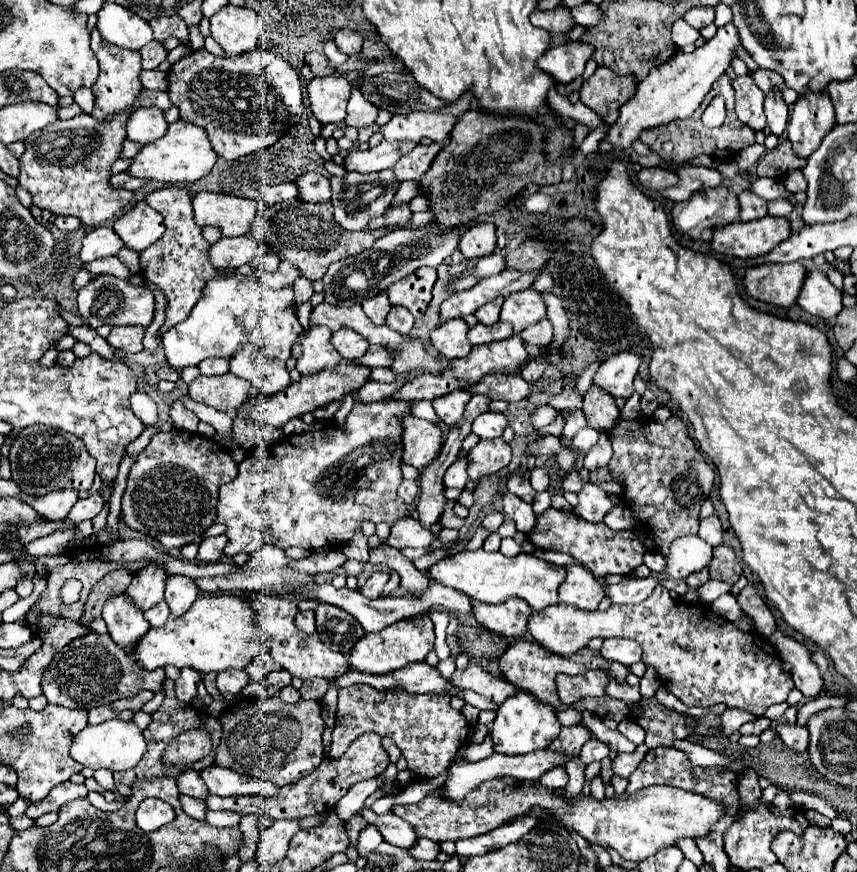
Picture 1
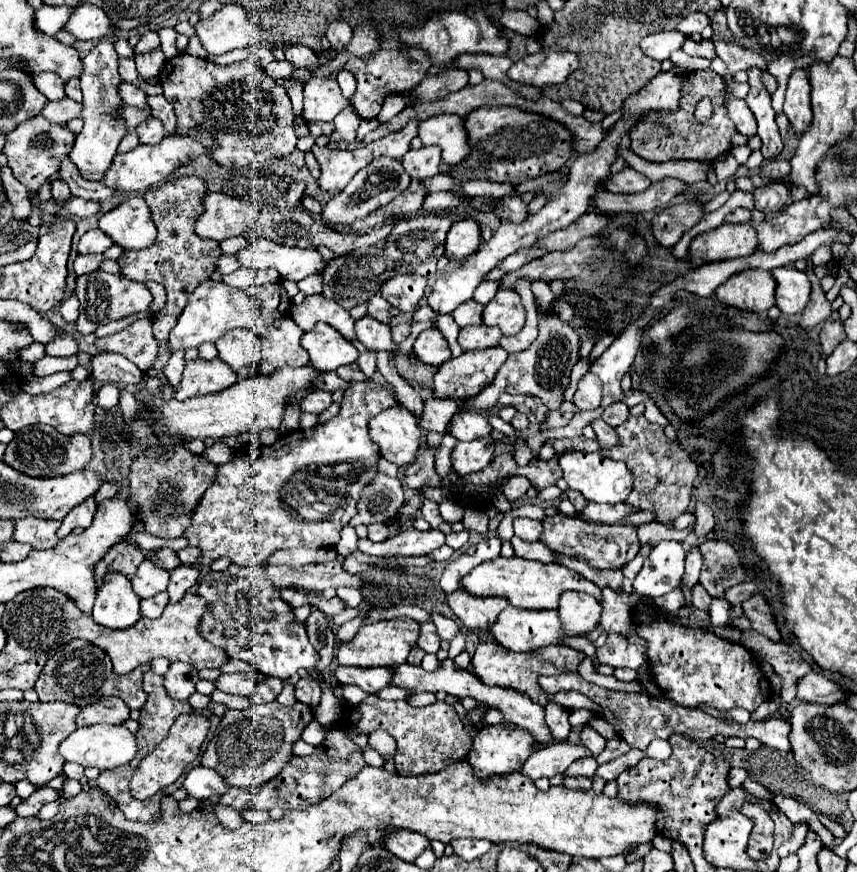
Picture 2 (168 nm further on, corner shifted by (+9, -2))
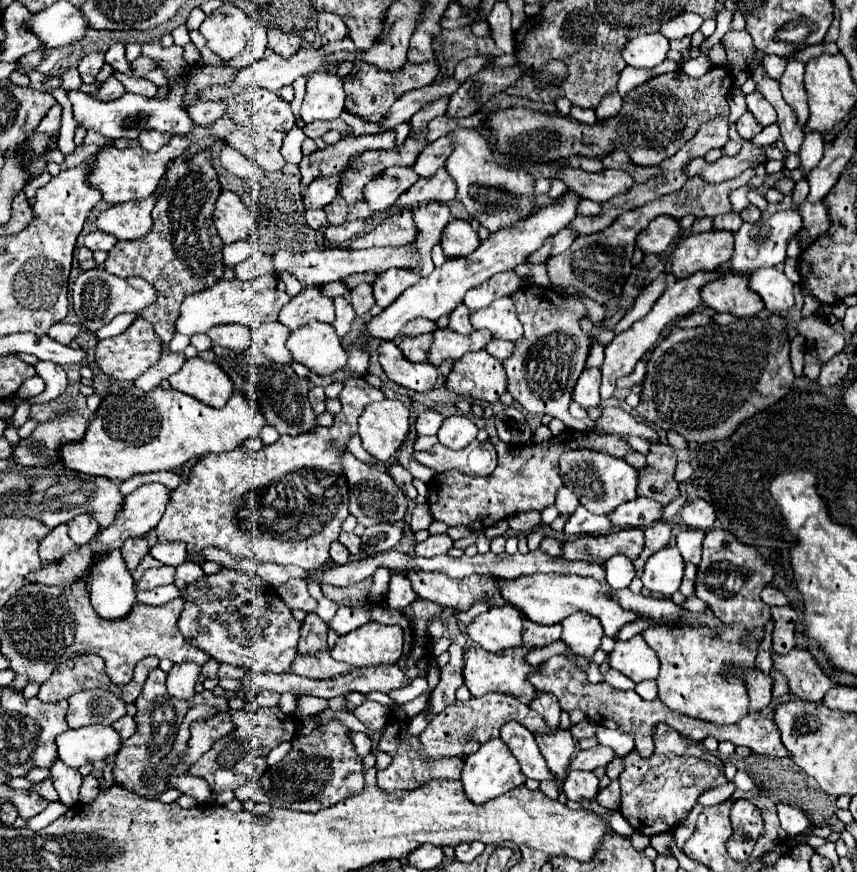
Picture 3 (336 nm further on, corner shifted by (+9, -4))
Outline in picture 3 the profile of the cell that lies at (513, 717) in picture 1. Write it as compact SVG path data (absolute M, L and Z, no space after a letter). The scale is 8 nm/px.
M494 738L494 740L488 740L486 744L482 744L478 752L474 752L466 758L464 768L462 768L464 794L472 804L486 804L488 800L496 798L512 788L518 788L524 782L526 782L526 776L522 774L518 760L512 756L508 746L500 738Z

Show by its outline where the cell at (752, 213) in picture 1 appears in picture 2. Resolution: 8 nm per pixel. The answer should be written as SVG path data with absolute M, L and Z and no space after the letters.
M736 208L734 212L730 212L730 214L726 216L726 222L732 222L732 224L750 222L750 210L746 210L746 208Z

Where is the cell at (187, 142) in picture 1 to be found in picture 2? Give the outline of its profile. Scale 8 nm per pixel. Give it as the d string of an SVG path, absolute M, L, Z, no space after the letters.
M166 136L166 138L162 138L162 142L152 144L152 146L138 144L134 150L114 156L112 166L106 170L104 184L110 188L116 188L116 190L126 190L126 192L148 190L148 188L158 186L160 182L166 182L170 174L174 174L182 166L188 166L190 162L194 162L200 154L204 154L204 146L200 146L200 142L196 142L194 138L188 138L188 136Z

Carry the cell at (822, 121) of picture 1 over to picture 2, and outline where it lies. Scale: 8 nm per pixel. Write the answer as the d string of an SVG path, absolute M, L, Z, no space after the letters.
M794 70L784 102L784 114L790 120L794 136L800 138L812 124L812 106L810 106L810 80L806 70Z

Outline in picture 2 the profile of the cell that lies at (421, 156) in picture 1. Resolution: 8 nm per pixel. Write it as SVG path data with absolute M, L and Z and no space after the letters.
M422 146L420 150L408 150L408 154L400 158L400 162L412 178L432 178L440 172L440 148Z

